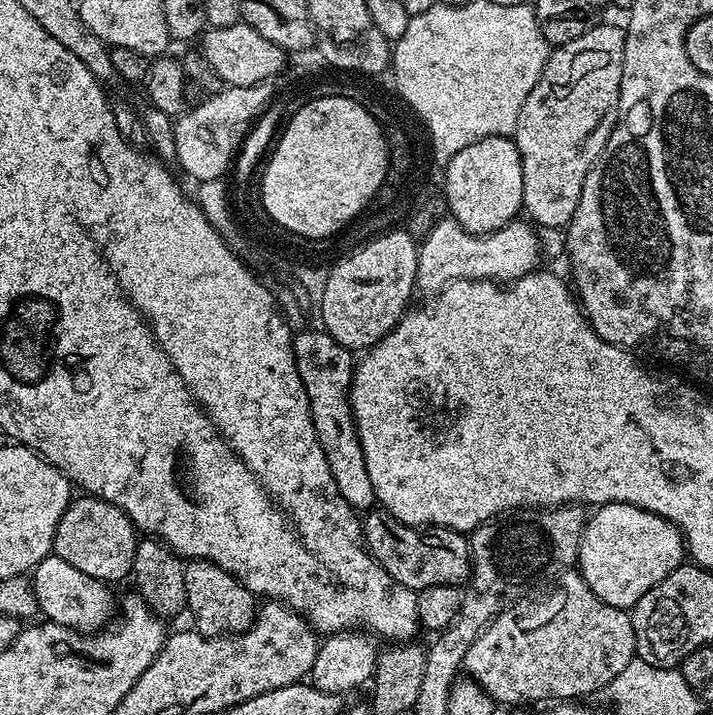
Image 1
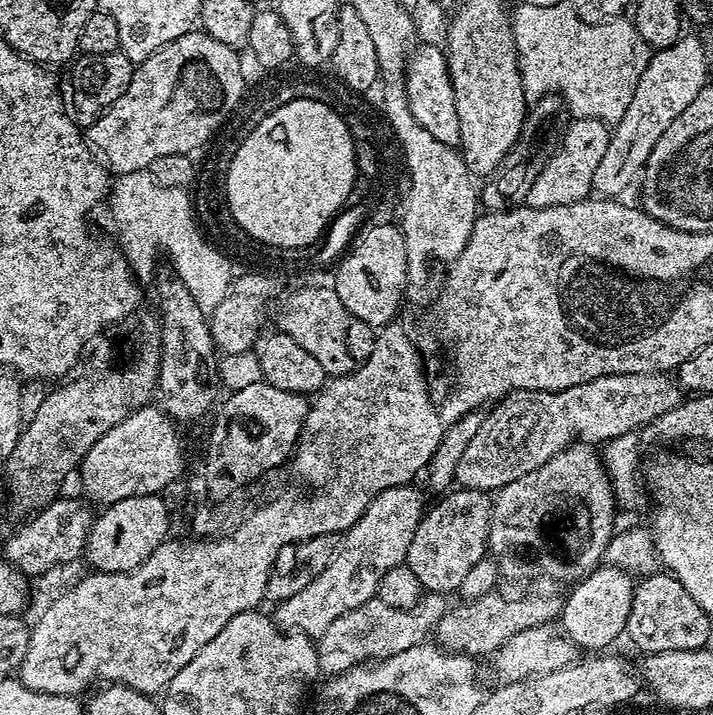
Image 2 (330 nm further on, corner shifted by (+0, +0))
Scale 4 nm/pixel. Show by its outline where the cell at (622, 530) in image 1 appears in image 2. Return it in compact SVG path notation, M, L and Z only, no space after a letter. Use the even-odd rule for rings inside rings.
M598 566L593 572L589 572L583 580L575 585L572 593L567 593L564 601L564 611L562 613L562 631L565 636L569 636L577 649L598 648L594 650L604 650L607 644L615 642L619 636L625 635L628 619L630 618L630 606L632 605L632 590L634 580L629 573L615 566Z

